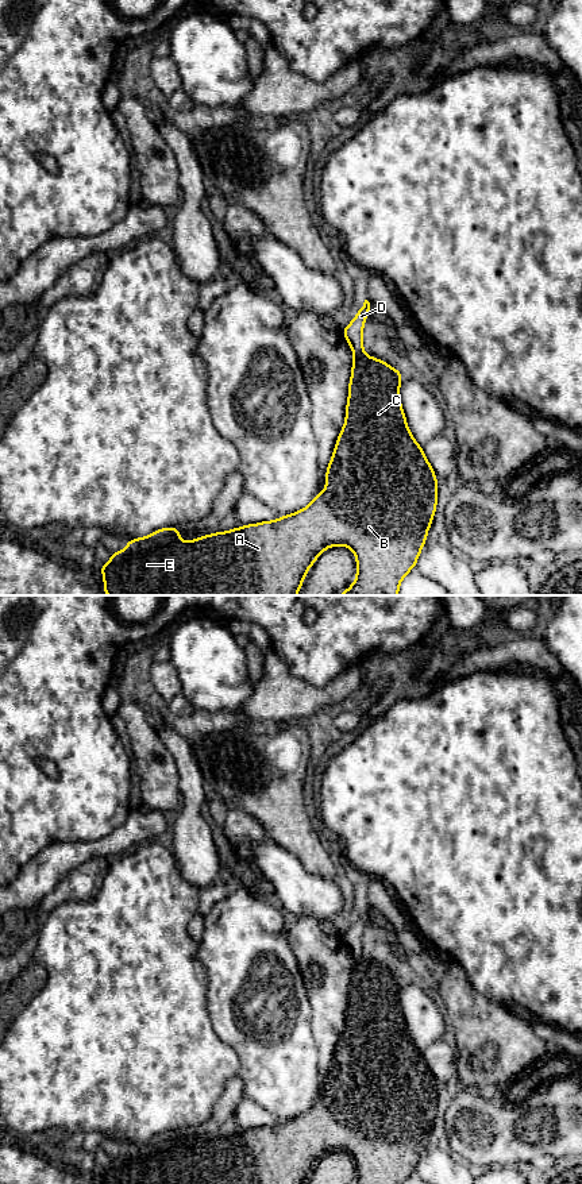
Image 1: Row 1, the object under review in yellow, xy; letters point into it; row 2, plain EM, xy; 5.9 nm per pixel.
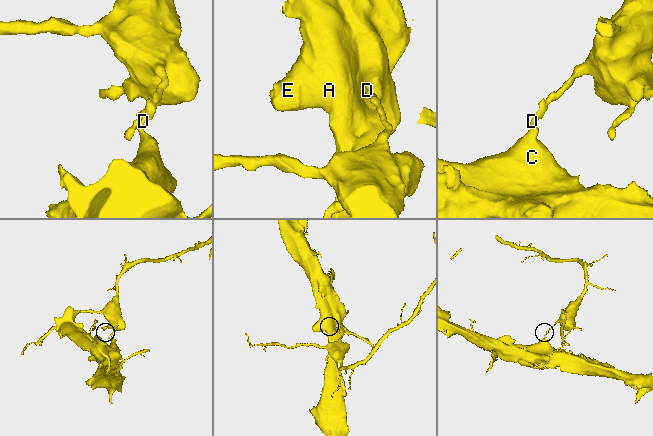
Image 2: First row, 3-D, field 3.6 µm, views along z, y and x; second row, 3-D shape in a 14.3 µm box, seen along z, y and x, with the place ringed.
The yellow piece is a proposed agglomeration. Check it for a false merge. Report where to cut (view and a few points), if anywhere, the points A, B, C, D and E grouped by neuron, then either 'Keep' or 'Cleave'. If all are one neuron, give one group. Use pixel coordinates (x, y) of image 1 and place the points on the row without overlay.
Split along xy (363, 957), (355, 963). Groups: A B C E / D. Cleave

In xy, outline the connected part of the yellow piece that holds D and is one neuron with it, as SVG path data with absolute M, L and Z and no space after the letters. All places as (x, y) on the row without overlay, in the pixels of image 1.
M365 905L363 910L359 913L358 919L342 936L343 941L347 944L347 946L352 954L354 963L359 963L363 959L362 936L363 936L363 930L366 927L369 915L370 915L370 907L367 905Z

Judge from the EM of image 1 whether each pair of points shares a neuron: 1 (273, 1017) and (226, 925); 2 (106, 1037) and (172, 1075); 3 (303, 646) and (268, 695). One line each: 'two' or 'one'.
1: one
2: one
3: two

